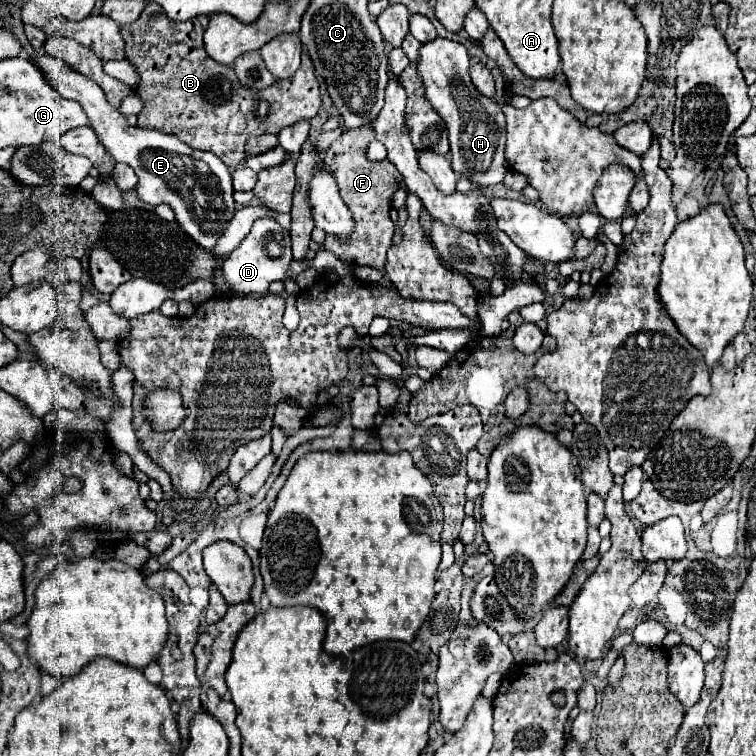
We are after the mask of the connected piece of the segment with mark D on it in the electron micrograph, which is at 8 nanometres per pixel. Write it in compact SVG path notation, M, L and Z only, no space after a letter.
M257 219L251 233L243 239L243 243L223 261L223 279L227 283L229 293L243 295L243 297L261 297L269 293L269 285L273 281L289 281L293 279L299 289L309 289L315 285L319 273L317 271L305 271L301 275L289 275L289 263L293 261L291 253L291 239L289 231L283 229L275 219Z

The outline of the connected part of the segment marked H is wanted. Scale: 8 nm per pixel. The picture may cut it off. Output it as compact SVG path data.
M437 37L419 47L417 71L423 79L423 95L443 117L451 143L451 167L455 173L471 179L479 187L497 185L507 173L505 149L505 115L501 107L483 97L469 77L467 49L451 39Z

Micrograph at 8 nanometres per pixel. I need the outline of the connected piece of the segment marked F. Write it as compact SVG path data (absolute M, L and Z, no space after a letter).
M367 121L367 125L361 125L359 129L345 129L343 135L331 143L325 155L325 163L329 171L333 173L341 197L345 205L349 207L355 231L351 233L349 241L335 241L335 237L327 235L323 241L323 249L335 253L341 261L353 263L353 265L369 265L379 271L383 271L385 265L385 253L391 247L391 237L395 231L395 223L389 217L393 195L399 187L403 187L403 175L389 163L389 161L369 161L367 159L367 145L375 139L373 121Z

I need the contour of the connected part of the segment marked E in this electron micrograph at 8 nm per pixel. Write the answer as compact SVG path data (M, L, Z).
M43 53L35 59L35 65L45 73L45 77L63 97L73 99L83 107L93 131L97 133L107 153L115 161L129 163L135 169L135 175L139 179L135 187L137 197L153 207L167 203L175 211L175 217L183 231L197 245L209 251L215 249L215 241L219 241L223 229L227 229L227 219L235 215L233 185L227 165L215 153L191 149L173 135L161 133L157 129L131 127L127 119L107 103L105 93L95 81L81 77L69 65L63 65L63 61L57 61L55 57Z

